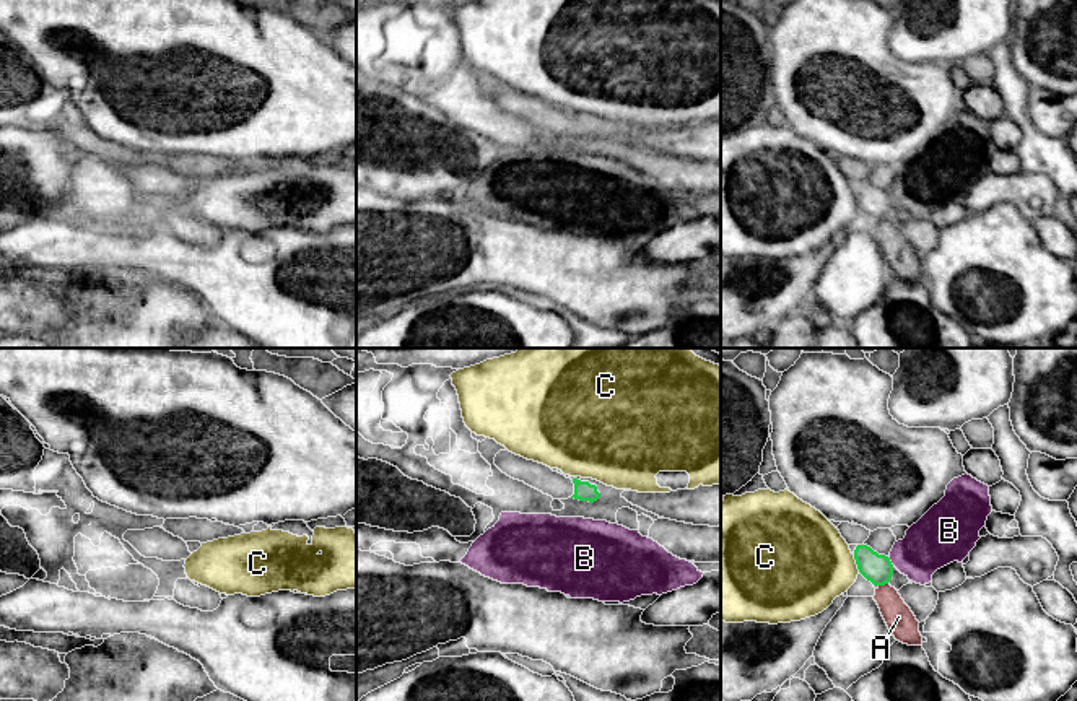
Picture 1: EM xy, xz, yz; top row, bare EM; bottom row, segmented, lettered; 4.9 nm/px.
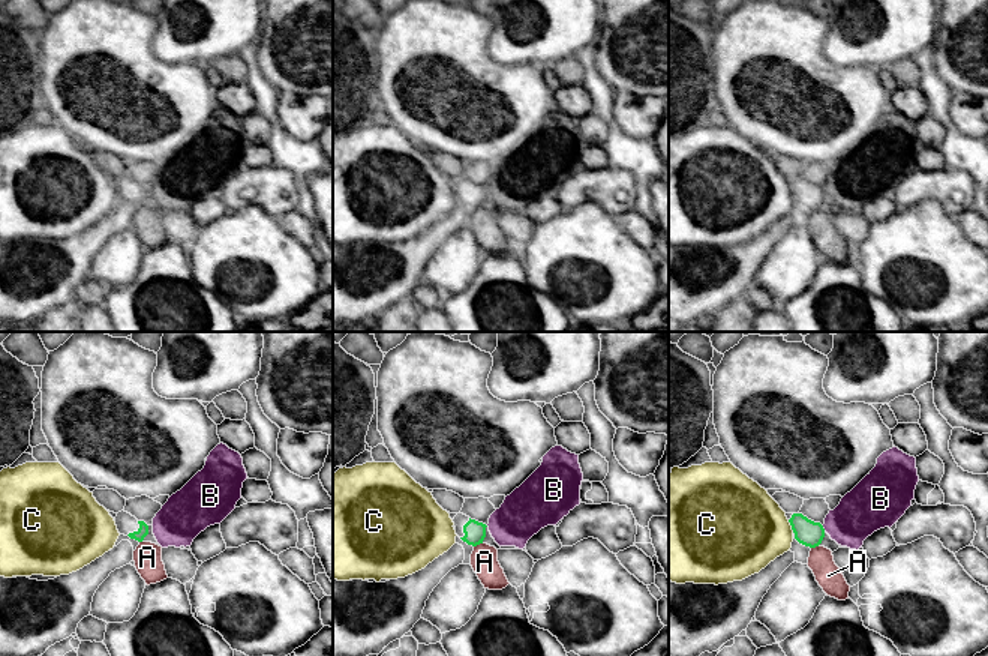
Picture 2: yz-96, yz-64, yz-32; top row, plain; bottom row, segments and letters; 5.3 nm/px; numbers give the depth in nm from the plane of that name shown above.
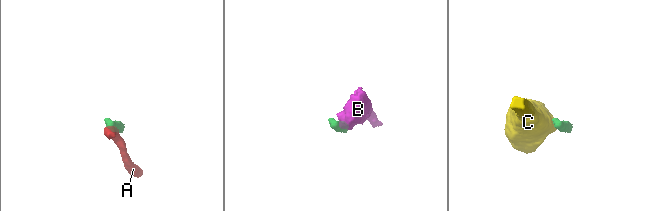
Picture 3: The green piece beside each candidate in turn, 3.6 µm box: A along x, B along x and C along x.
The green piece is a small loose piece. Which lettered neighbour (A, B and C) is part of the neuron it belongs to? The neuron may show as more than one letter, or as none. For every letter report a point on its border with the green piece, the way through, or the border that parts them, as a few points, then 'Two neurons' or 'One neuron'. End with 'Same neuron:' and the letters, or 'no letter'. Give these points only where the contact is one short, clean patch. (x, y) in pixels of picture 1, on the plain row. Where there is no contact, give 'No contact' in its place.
A: Touches green at yz (882, 220). Boundary: yz (887, 218), (879, 222). Two neurons
B: Touches green at yz (890, 197). Boundary: yz (887, 192), (893, 200). Two neurons
C: Touches green at yz (856, 199). Boundary: yz (853, 191), (859, 207). Two neurons
Same neuron: no letter

